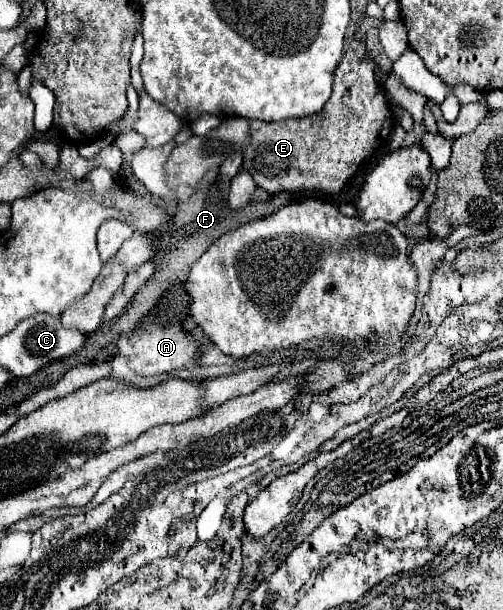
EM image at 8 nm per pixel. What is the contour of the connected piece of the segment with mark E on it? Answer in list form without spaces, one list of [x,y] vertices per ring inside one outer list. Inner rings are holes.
[[[348,51],[336,67],[332,99],[318,115],[276,123],[250,121],[250,141],[244,147],[242,167],[254,177],[254,183],[270,195],[282,191],[342,193],[360,163],[380,147],[394,127],[386,91],[376,83],[374,69],[372,59],[360,59],[354,51]]]

